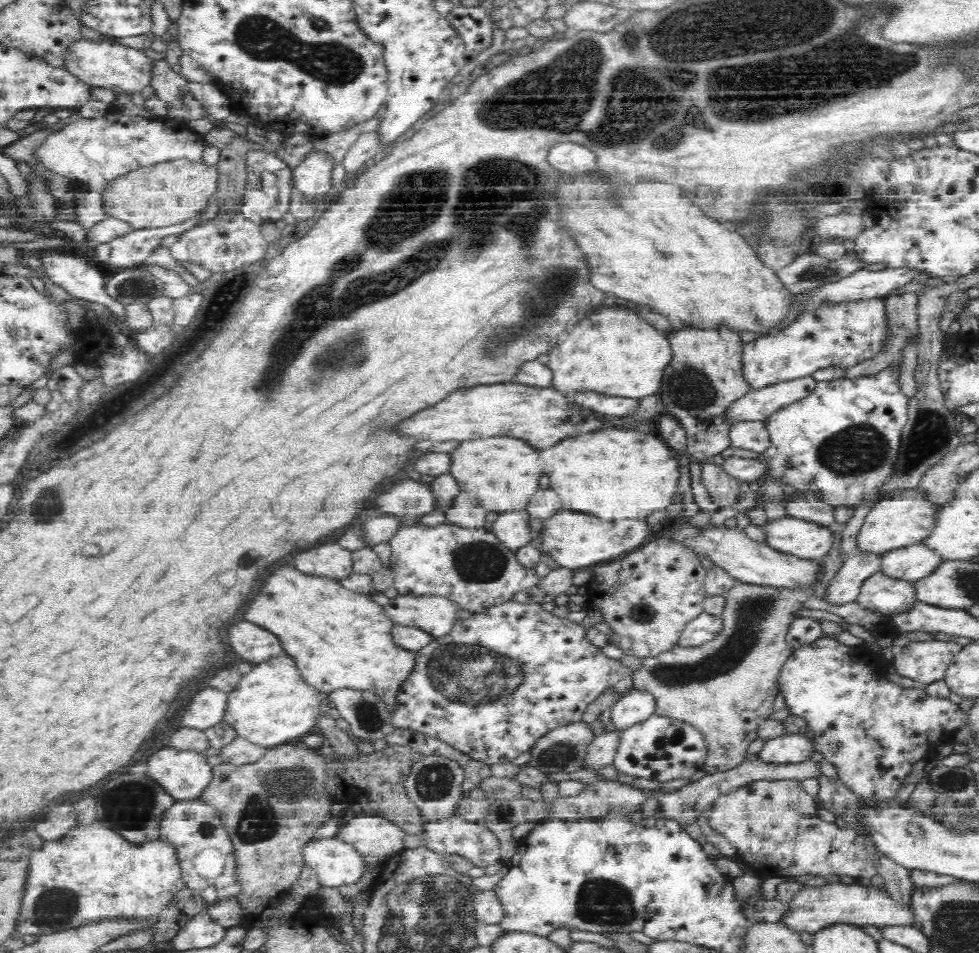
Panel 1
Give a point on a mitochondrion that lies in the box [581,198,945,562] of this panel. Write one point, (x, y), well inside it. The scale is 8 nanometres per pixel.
(861, 449)

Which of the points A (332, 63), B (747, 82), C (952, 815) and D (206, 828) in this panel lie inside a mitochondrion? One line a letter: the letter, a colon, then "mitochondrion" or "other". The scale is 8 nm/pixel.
A: mitochondrion
B: mitochondrion
C: mitochondrion
D: mitochondrion

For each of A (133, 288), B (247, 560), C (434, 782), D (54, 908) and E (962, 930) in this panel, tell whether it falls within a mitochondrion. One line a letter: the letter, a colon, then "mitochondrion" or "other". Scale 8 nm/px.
A: mitochondrion
B: other
C: mitochondrion
D: mitochondrion
E: mitochondrion

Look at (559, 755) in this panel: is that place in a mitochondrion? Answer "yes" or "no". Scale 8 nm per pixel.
yes

